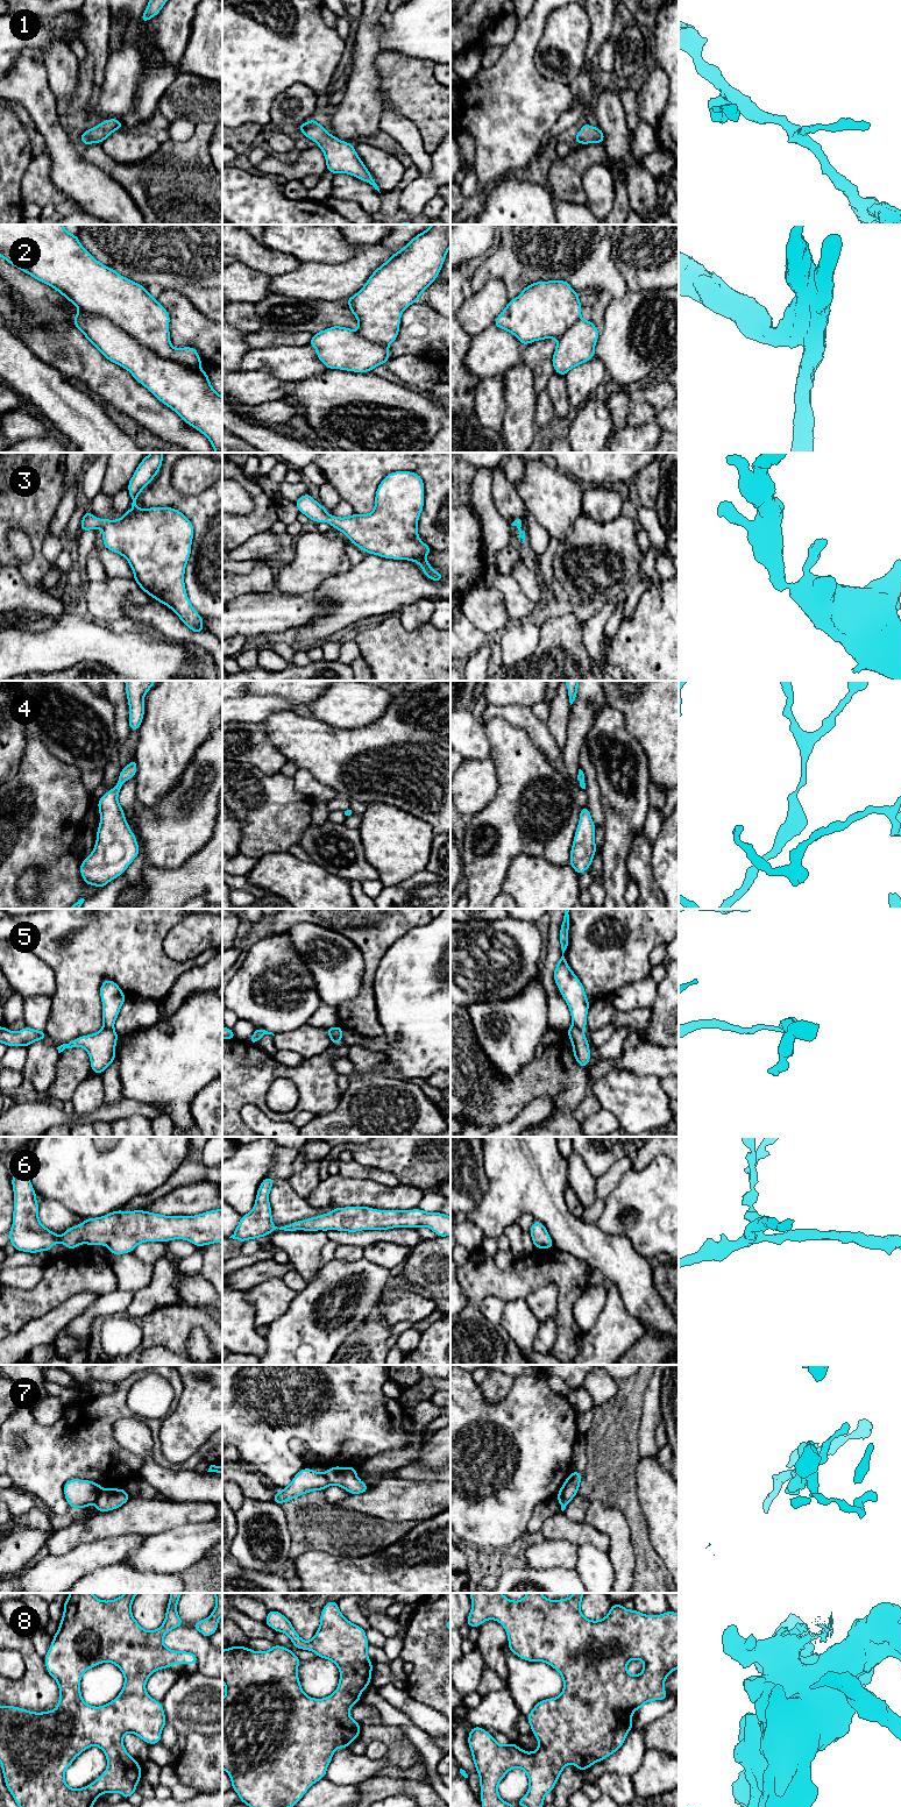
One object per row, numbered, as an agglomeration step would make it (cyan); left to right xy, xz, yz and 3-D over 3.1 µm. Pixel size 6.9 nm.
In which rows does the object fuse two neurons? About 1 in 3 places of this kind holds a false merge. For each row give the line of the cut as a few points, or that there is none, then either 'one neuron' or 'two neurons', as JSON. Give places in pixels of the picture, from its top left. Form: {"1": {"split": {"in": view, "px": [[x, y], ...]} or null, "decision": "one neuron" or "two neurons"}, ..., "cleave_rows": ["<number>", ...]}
{"1": {"split": null, "decision": "one neuron"}, "2": {"split": {"in": "xy", "px": [[77, 305], [85, 311], [106, 317], [160, 355], [197, 369]]}, "decision": "two neurons"}, "3": {"split": null, "decision": "one neuron"}, "4": {"split": null, "decision": "one neuron"}, "5": {"split": {"in": "xy", "px": [[103, 1025], [112, 1029]]}, "decision": "two neurons"}, "6": {"split": null, "decision": "one neuron"}, "7": {"split": {"in": "xy", "px": [[103, 1489], [94, 1503]]}, "decision": "two neurons"}, "8": {"split": null, "decision": "one neuron"}, "cleave_rows": ["2", "5", "7"]}

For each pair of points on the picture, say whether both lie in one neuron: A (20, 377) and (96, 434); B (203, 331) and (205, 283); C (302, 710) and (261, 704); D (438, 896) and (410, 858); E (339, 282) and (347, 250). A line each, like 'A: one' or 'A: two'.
A: one
B: two
C: one
D: two
E: two

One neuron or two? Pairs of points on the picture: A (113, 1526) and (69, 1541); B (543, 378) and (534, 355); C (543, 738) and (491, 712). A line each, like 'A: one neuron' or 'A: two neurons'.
A: one neuron
B: one neuron
C: one neuron

